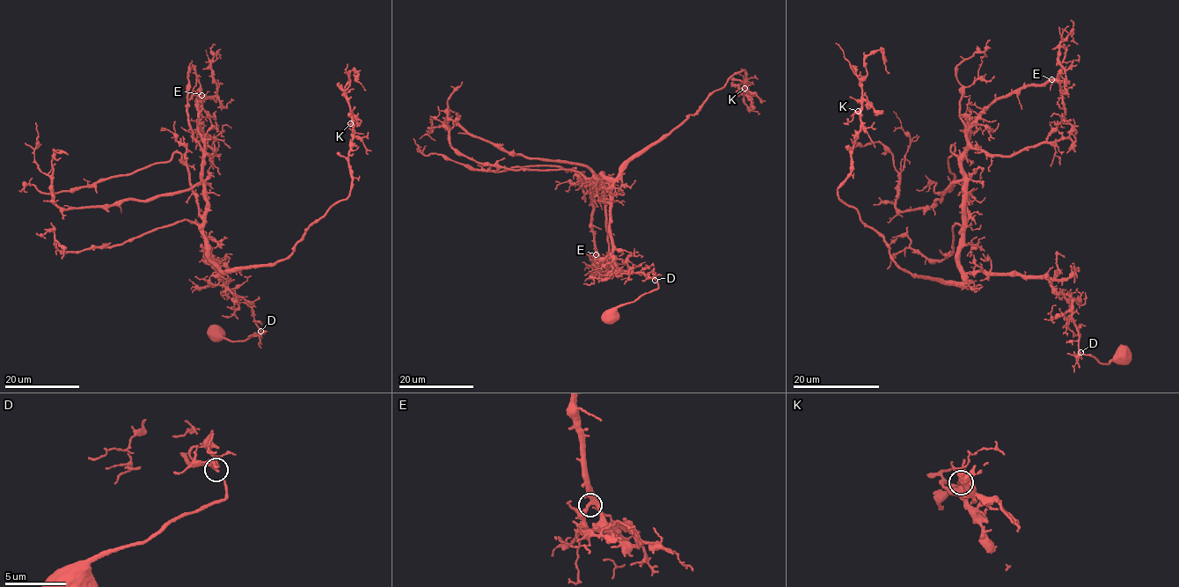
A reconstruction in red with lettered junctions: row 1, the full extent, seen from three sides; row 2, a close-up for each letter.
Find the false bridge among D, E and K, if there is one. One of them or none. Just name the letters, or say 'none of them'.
none of them

